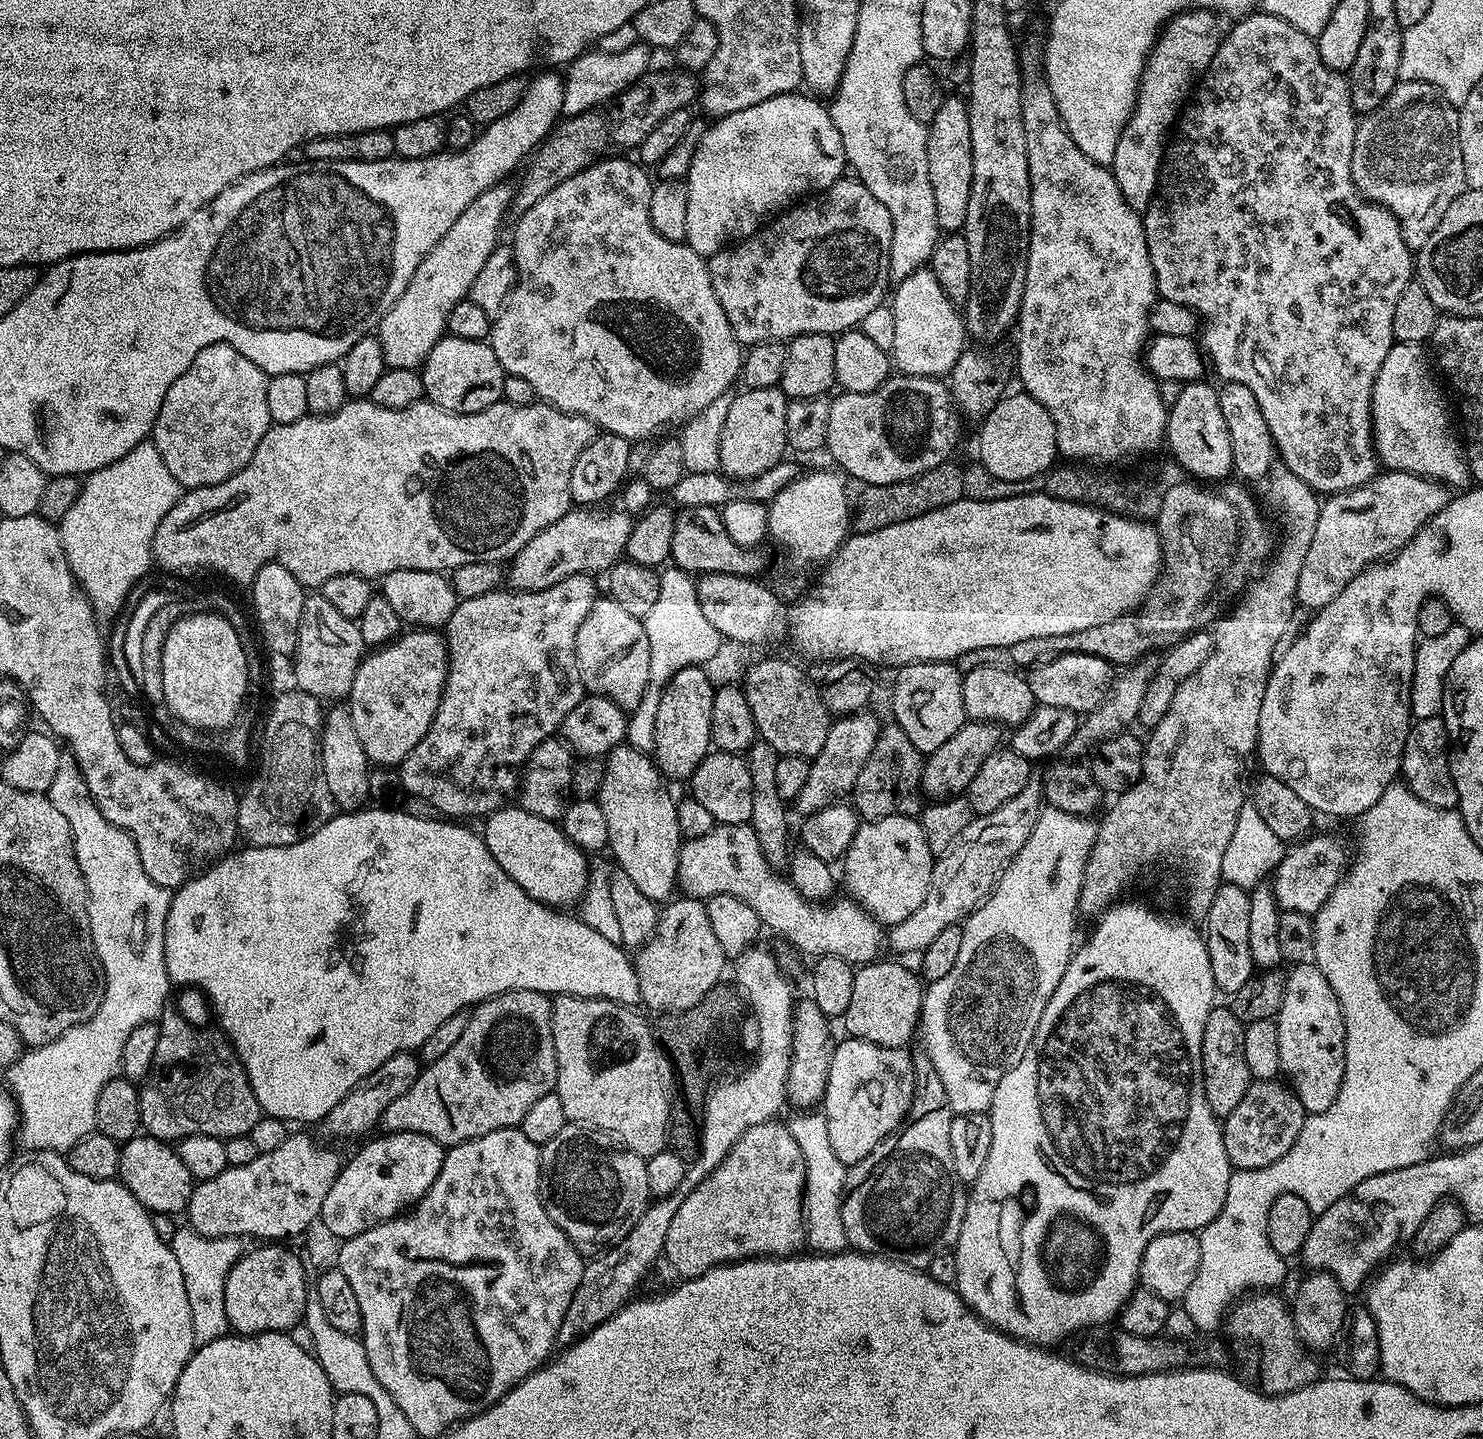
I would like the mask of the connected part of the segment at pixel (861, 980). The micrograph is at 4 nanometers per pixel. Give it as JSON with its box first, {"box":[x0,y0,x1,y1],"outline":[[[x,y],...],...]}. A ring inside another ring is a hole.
{"box":[842,959,925,1048],"outline":[[[877,959],[870,964],[861,964],[854,971],[854,991],[850,993],[850,1006],[846,1006],[842,1023],[853,1040],[874,1042],[887,1048],[903,1048],[911,1045],[912,1035],[917,1035],[920,1022],[920,1008],[924,1004],[925,985],[915,971],[904,964],[895,964],[892,960]]]}

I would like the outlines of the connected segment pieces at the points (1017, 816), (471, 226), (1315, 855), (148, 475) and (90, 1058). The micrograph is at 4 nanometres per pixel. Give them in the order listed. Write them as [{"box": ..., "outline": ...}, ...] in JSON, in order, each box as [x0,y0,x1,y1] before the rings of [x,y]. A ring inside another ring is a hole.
[{"box":[887,770,1043,954],"outline":[[[1034,770],[1021,793],[1010,798],[1006,805],[998,806],[998,810],[972,819],[970,826],[958,834],[958,842],[954,842],[951,850],[933,863],[930,890],[926,890],[922,906],[918,906],[910,918],[887,929],[887,947],[896,952],[919,954],[946,926],[960,924],[971,916],[988,899],[1018,850],[1026,846],[1026,838],[1030,838],[1043,808],[1043,775]]]},{"box":[378,182,514,369],"outline":[[[501,182],[478,194],[478,198],[458,214],[458,222],[454,222],[438,246],[422,258],[406,290],[402,290],[391,310],[380,319],[378,339],[387,367],[419,369],[430,350],[434,350],[441,336],[445,335],[450,310],[471,293],[478,270],[482,270],[486,258],[490,258],[501,239],[500,227],[504,224],[504,215],[509,215],[514,195],[513,189],[506,185]]]},{"box":[1270,835,1350,916],"outline":[[[1309,835],[1285,851],[1270,876],[1270,887],[1276,902],[1285,912],[1312,916],[1330,898],[1330,894],[1350,867],[1350,848],[1340,836]]]},{"box":[58,442,182,617],"outline":[[[152,442],[134,446],[118,462],[110,462],[110,466],[83,477],[78,502],[66,510],[58,527],[73,581],[83,588],[97,617],[115,616],[134,582],[149,575],[148,567],[154,564],[154,530],[181,495],[182,487]]]},{"box":[6,763,172,1154],"outline":[[[61,763],[46,795],[57,810],[66,814],[66,822],[70,822],[78,866],[88,887],[88,917],[92,941],[104,971],[104,993],[102,1006],[98,1006],[96,1013],[86,1022],[66,1030],[66,1034],[54,1038],[54,1042],[43,1044],[40,1048],[28,1048],[21,1054],[7,1068],[6,1083],[16,1099],[19,1147],[21,1144],[24,1150],[64,1154],[74,1146],[74,1142],[95,1129],[94,1106],[98,1106],[98,1094],[102,1094],[102,1086],[106,1086],[106,1082],[117,1079],[126,1038],[130,1038],[131,1031],[138,1026],[159,1021],[169,1003],[170,981],[164,957],[164,931],[172,892],[158,886],[158,882],[154,882],[154,878],[142,870],[142,858],[138,858],[138,850],[130,834],[102,818],[102,810],[98,810],[75,763]]]}]

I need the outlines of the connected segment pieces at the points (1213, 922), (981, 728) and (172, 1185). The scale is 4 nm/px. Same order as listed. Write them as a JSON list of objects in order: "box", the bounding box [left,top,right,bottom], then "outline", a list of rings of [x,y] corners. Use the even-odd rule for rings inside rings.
[{"box":[1204,883,1254,994],"outline":[[[1221,883],[1220,889],[1214,894],[1214,902],[1210,902],[1210,910],[1206,917],[1208,932],[1206,928],[1204,945],[1210,954],[1210,970],[1214,970],[1214,982],[1221,993],[1231,994],[1242,990],[1242,986],[1246,986],[1246,982],[1254,974],[1254,965],[1250,958],[1250,898],[1248,894],[1247,888]]]},{"box":[920,720,1001,802],"outline":[[[986,720],[965,722],[958,730],[958,734],[954,734],[954,738],[942,742],[938,750],[927,753],[920,775],[921,793],[932,802],[965,795],[970,782],[974,782],[974,774],[978,774],[978,769],[982,767],[982,762],[986,762],[986,758],[990,758],[990,754],[994,754],[1001,747],[1000,732],[1001,725],[989,724]]]},{"box":[118,1134,194,1213],"outline":[[[138,1134],[132,1140],[123,1141],[118,1179],[151,1213],[183,1213],[188,1207],[194,1187],[190,1170],[186,1162],[182,1162],[182,1158],[176,1153],[175,1147],[171,1143],[156,1140],[147,1134]]]}]

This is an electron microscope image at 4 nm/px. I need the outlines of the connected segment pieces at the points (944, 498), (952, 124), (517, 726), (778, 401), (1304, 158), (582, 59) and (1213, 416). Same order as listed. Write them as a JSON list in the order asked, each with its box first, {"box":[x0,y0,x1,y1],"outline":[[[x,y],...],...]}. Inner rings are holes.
[{"box":[850,462,965,532],"outline":[[[955,462],[940,464],[934,470],[926,470],[921,476],[915,476],[893,484],[869,484],[861,487],[860,497],[854,500],[854,515],[850,524],[856,532],[873,532],[886,526],[894,526],[894,522],[906,522],[910,518],[918,518],[927,512],[939,508],[949,508],[954,502],[965,499],[962,490],[962,474],[964,468]]]},{"box":[926,94,974,234],"outline":[[[952,94],[945,95],[938,114],[934,114],[931,124],[927,125],[926,162],[930,166],[930,186],[934,190],[934,208],[938,213],[938,226],[941,233],[956,234],[966,222],[966,210],[970,207],[970,186],[974,182],[974,158],[970,146],[970,118],[968,105]]]},{"box":[398,572,598,818],"outline":[[[583,572],[574,574],[570,578],[562,578],[562,582],[546,590],[537,592],[497,590],[490,594],[482,594],[482,598],[470,598],[457,603],[454,614],[448,619],[446,625],[448,673],[442,690],[442,698],[438,702],[438,710],[434,714],[434,722],[430,722],[430,730],[424,735],[422,742],[418,742],[418,746],[414,746],[414,750],[410,750],[408,757],[398,765],[400,784],[402,788],[405,788],[403,791],[407,795],[426,798],[426,802],[430,802],[432,809],[444,818],[464,818],[460,816],[487,818],[492,812],[496,812],[509,803],[508,795],[511,792],[513,795],[517,791],[522,769],[528,763],[528,757],[532,755],[532,751],[543,740],[555,737],[559,733],[566,714],[570,714],[570,710],[574,710],[574,706],[578,706],[580,699],[586,695],[576,661],[576,639],[578,638],[578,626],[586,622],[586,614],[590,614],[590,610],[596,605],[598,599],[596,584],[592,580],[595,579],[589,573]]]},{"box":[719,386,789,480],"outline":[[[778,386],[775,388],[750,388],[741,391],[731,403],[723,423],[719,445],[721,462],[719,471],[737,480],[747,480],[750,476],[770,470],[789,451],[786,438],[786,406],[788,397]]]},{"box":[1142,10,1414,494],"outline":[[[1256,10],[1256,11],[1253,11],[1253,12],[1252,12],[1252,13],[1251,13],[1251,14],[1244,14],[1244,15],[1241,15],[1241,16],[1240,16],[1240,17],[1239,17],[1239,19],[1237,19],[1237,20],[1240,20],[1240,21],[1238,21],[1238,22],[1237,22],[1237,24],[1236,24],[1236,25],[1234,25],[1234,26],[1233,26],[1233,28],[1232,28],[1232,29],[1230,29],[1230,30],[1229,30],[1229,32],[1228,32],[1228,29],[1227,29],[1227,32],[1226,32],[1226,35],[1225,35],[1225,36],[1224,36],[1224,37],[1223,37],[1223,39],[1221,39],[1221,42],[1220,42],[1220,48],[1219,48],[1219,49],[1218,49],[1218,51],[1216,51],[1216,53],[1215,53],[1215,54],[1214,54],[1214,58],[1213,58],[1213,59],[1212,59],[1212,61],[1211,61],[1211,62],[1210,62],[1210,66],[1209,66],[1209,67],[1208,67],[1208,71],[1207,71],[1207,72],[1205,72],[1205,73],[1204,73],[1204,75],[1203,75],[1203,76],[1201,76],[1201,77],[1200,77],[1200,79],[1199,79],[1199,81],[1198,81],[1198,83],[1197,83],[1197,84],[1196,84],[1196,85],[1195,85],[1195,88],[1194,88],[1194,91],[1193,91],[1193,92],[1192,92],[1192,93],[1191,93],[1191,96],[1190,96],[1190,99],[1189,99],[1189,100],[1188,100],[1188,101],[1187,101],[1187,103],[1185,103],[1185,105],[1184,105],[1184,107],[1183,107],[1183,109],[1182,109],[1182,111],[1181,111],[1181,113],[1180,113],[1180,115],[1179,115],[1179,117],[1178,117],[1178,119],[1177,119],[1177,121],[1176,121],[1176,123],[1175,123],[1175,125],[1174,125],[1174,131],[1173,131],[1173,132],[1172,132],[1172,133],[1171,133],[1171,136],[1170,136],[1170,139],[1169,139],[1169,141],[1168,141],[1168,143],[1167,143],[1167,145],[1166,145],[1166,147],[1165,147],[1165,150],[1164,150],[1164,162],[1163,162],[1163,164],[1161,164],[1161,166],[1160,166],[1160,178],[1159,178],[1159,181],[1158,181],[1158,187],[1157,187],[1157,190],[1156,190],[1156,192],[1155,192],[1155,194],[1153,194],[1153,195],[1152,195],[1152,201],[1150,201],[1150,203],[1148,203],[1148,209],[1147,209],[1147,210],[1146,210],[1146,211],[1145,211],[1145,212],[1144,212],[1144,213],[1142,213],[1142,219],[1143,219],[1143,222],[1144,222],[1144,233],[1145,233],[1145,234],[1146,234],[1146,246],[1147,246],[1147,247],[1148,247],[1148,249],[1149,249],[1149,250],[1150,250],[1150,266],[1151,266],[1151,267],[1152,267],[1152,269],[1153,269],[1153,270],[1154,270],[1154,278],[1155,278],[1155,279],[1156,279],[1156,291],[1157,291],[1157,293],[1159,293],[1159,295],[1160,295],[1160,296],[1161,296],[1161,297],[1163,297],[1163,299],[1166,299],[1166,300],[1173,300],[1173,301],[1174,301],[1174,303],[1180,303],[1180,304],[1181,304],[1181,305],[1182,305],[1182,306],[1183,306],[1183,307],[1186,307],[1186,308],[1189,308],[1189,309],[1192,309],[1192,311],[1194,311],[1194,313],[1196,313],[1196,314],[1199,314],[1199,315],[1200,315],[1200,316],[1201,316],[1201,317],[1203,317],[1203,315],[1204,315],[1204,316],[1208,316],[1208,321],[1206,321],[1206,322],[1205,322],[1205,324],[1204,324],[1204,321],[1203,321],[1203,324],[1202,324],[1202,332],[1203,332],[1203,328],[1204,328],[1204,340],[1203,340],[1203,339],[1202,339],[1202,352],[1203,352],[1203,355],[1204,355],[1204,356],[1205,356],[1205,357],[1206,357],[1206,360],[1207,360],[1207,363],[1208,363],[1208,364],[1209,364],[1209,365],[1210,365],[1210,368],[1211,368],[1211,371],[1212,371],[1212,368],[1213,368],[1213,370],[1214,370],[1214,371],[1216,371],[1216,372],[1217,372],[1217,374],[1218,374],[1218,375],[1220,375],[1220,376],[1221,376],[1221,377],[1220,377],[1220,378],[1219,378],[1219,379],[1220,379],[1220,380],[1221,380],[1221,381],[1224,381],[1224,382],[1231,382],[1231,383],[1234,383],[1234,384],[1249,384],[1249,383],[1251,383],[1251,380],[1252,380],[1252,377],[1250,377],[1250,374],[1249,374],[1249,372],[1248,372],[1248,361],[1250,361],[1250,360],[1251,360],[1251,358],[1252,358],[1252,354],[1251,354],[1251,352],[1252,352],[1252,349],[1254,349],[1254,348],[1258,348],[1258,350],[1259,350],[1259,352],[1260,352],[1260,353],[1261,353],[1261,354],[1262,354],[1262,356],[1263,356],[1263,358],[1264,358],[1264,359],[1265,359],[1265,360],[1266,360],[1266,362],[1267,362],[1267,364],[1268,364],[1268,366],[1269,366],[1269,368],[1270,368],[1270,370],[1271,370],[1271,372],[1272,372],[1272,374],[1273,374],[1273,376],[1274,376],[1274,378],[1275,378],[1275,380],[1276,380],[1276,384],[1262,384],[1262,385],[1260,385],[1260,384],[1259,384],[1259,383],[1255,383],[1255,384],[1254,384],[1254,385],[1253,385],[1253,387],[1252,387],[1252,388],[1253,388],[1253,390],[1254,390],[1254,398],[1258,398],[1258,406],[1262,406],[1262,414],[1263,414],[1263,415],[1264,415],[1264,417],[1265,417],[1265,418],[1266,418],[1266,426],[1270,426],[1270,434],[1271,434],[1271,435],[1272,435],[1272,437],[1273,437],[1273,438],[1274,438],[1274,442],[1275,442],[1275,443],[1276,443],[1276,450],[1277,450],[1277,453],[1278,453],[1278,456],[1279,456],[1279,459],[1280,459],[1280,460],[1281,460],[1281,461],[1282,461],[1282,464],[1283,464],[1283,467],[1285,467],[1285,468],[1288,468],[1288,469],[1290,469],[1290,470],[1291,470],[1291,472],[1293,472],[1293,473],[1294,473],[1294,474],[1298,474],[1298,478],[1302,478],[1302,482],[1306,482],[1306,483],[1307,483],[1307,484],[1308,484],[1308,485],[1309,485],[1309,486],[1311,486],[1311,488],[1312,488],[1312,489],[1313,489],[1313,490],[1315,490],[1315,491],[1316,491],[1316,492],[1317,492],[1317,493],[1318,493],[1318,494],[1335,494],[1335,493],[1337,493],[1337,492],[1349,492],[1349,490],[1351,490],[1351,489],[1352,489],[1352,488],[1357,488],[1357,487],[1358,487],[1358,486],[1362,486],[1362,485],[1363,485],[1363,484],[1365,484],[1365,483],[1366,483],[1366,482],[1370,482],[1370,481],[1371,481],[1371,480],[1373,480],[1373,478],[1375,478],[1375,477],[1376,477],[1376,476],[1377,476],[1377,474],[1378,474],[1378,457],[1377,457],[1377,454],[1376,454],[1376,449],[1375,449],[1375,447],[1374,447],[1374,445],[1373,445],[1373,443],[1372,443],[1372,387],[1373,387],[1373,386],[1374,386],[1374,378],[1378,378],[1378,370],[1382,370],[1382,362],[1384,362],[1384,361],[1385,361],[1385,360],[1386,360],[1386,354],[1390,354],[1390,350],[1391,350],[1391,349],[1392,349],[1392,345],[1393,345],[1393,343],[1394,343],[1394,339],[1393,339],[1393,335],[1392,335],[1392,331],[1393,331],[1393,330],[1394,330],[1394,310],[1395,310],[1395,306],[1396,306],[1396,305],[1397,305],[1397,304],[1398,304],[1398,300],[1399,300],[1399,298],[1400,298],[1400,296],[1401,296],[1401,295],[1402,295],[1402,294],[1403,294],[1403,291],[1404,291],[1404,290],[1406,290],[1406,288],[1407,288],[1407,286],[1408,286],[1408,284],[1409,284],[1409,283],[1411,283],[1411,282],[1412,282],[1412,281],[1413,281],[1413,280],[1414,280],[1414,252],[1413,252],[1413,249],[1411,249],[1411,248],[1408,248],[1408,247],[1407,247],[1407,246],[1406,246],[1406,242],[1405,242],[1405,241],[1404,241],[1404,239],[1403,239],[1403,238],[1402,238],[1402,230],[1401,230],[1401,229],[1400,229],[1400,222],[1399,222],[1399,220],[1397,220],[1397,219],[1396,219],[1396,216],[1395,216],[1395,215],[1394,215],[1394,214],[1390,214],[1390,213],[1389,213],[1389,212],[1387,212],[1387,210],[1386,210],[1386,209],[1384,209],[1384,208],[1383,208],[1383,206],[1381,206],[1381,204],[1374,204],[1374,203],[1372,203],[1372,201],[1371,201],[1371,200],[1365,200],[1365,199],[1364,199],[1364,197],[1363,197],[1363,196],[1361,196],[1361,195],[1360,195],[1360,193],[1359,193],[1359,192],[1357,192],[1357,190],[1356,190],[1356,184],[1355,184],[1355,183],[1354,183],[1354,181],[1352,181],[1352,155],[1353,155],[1353,154],[1354,154],[1354,138],[1355,138],[1355,137],[1356,137],[1356,126],[1357,126],[1357,123],[1358,123],[1358,113],[1357,113],[1357,111],[1356,111],[1356,109],[1355,109],[1355,108],[1353,108],[1353,107],[1352,107],[1352,92],[1351,92],[1351,90],[1349,90],[1349,89],[1348,89],[1348,82],[1347,82],[1347,79],[1345,79],[1345,77],[1344,77],[1344,76],[1343,76],[1343,75],[1341,75],[1341,73],[1339,73],[1339,72],[1335,72],[1335,71],[1334,71],[1334,70],[1330,70],[1330,69],[1329,69],[1329,68],[1328,68],[1328,67],[1326,67],[1326,65],[1325,65],[1325,64],[1324,64],[1324,63],[1323,63],[1323,62],[1322,62],[1322,58],[1321,58],[1321,57],[1320,57],[1320,55],[1319,55],[1319,54],[1318,54],[1318,46],[1317,46],[1317,45],[1316,45],[1316,41],[1315,41],[1315,39],[1313,39],[1313,37],[1310,37],[1310,36],[1307,36],[1307,35],[1306,35],[1306,34],[1302,34],[1302,30],[1298,30],[1298,26],[1290,26],[1290,22],[1286,22],[1286,21],[1285,21],[1285,20],[1283,20],[1283,19],[1282,19],[1282,18],[1278,18],[1278,17],[1277,17],[1277,16],[1275,16],[1275,15],[1274,15],[1274,14],[1270,14],[1270,13],[1269,13],[1269,12],[1265,12],[1265,11],[1263,11],[1263,10]],[[1272,244],[1304,244],[1304,248],[1300,248],[1300,256],[1296,256],[1296,264],[1292,264],[1292,272],[1288,272],[1288,276],[1276,276],[1276,284],[1272,284]],[[1296,322],[1300,322],[1300,326],[1298,326],[1298,328],[1300,328],[1300,340],[1302,340],[1302,338],[1304,338],[1304,334],[1308,334],[1308,336],[1306,336],[1306,338],[1312,338],[1312,340],[1314,340],[1314,342],[1308,342],[1308,344],[1304,344],[1304,342],[1300,342],[1300,348],[1298,348],[1298,350],[1296,350],[1296,346],[1290,346],[1290,328],[1296,328]]]},{"box":[563,43,652,117],"outline":[[[645,43],[634,45],[618,52],[596,52],[589,50],[567,65],[564,74],[563,110],[565,117],[593,111],[596,107],[611,101],[649,71],[652,58],[651,47]]]},{"box":[1167,382,1232,482],"outline":[[[1193,382],[1183,385],[1178,400],[1168,409],[1167,447],[1172,447],[1175,463],[1200,482],[1220,482],[1232,472],[1230,430],[1226,430],[1226,418],[1222,418],[1219,397],[1219,391],[1208,382]]]}]

